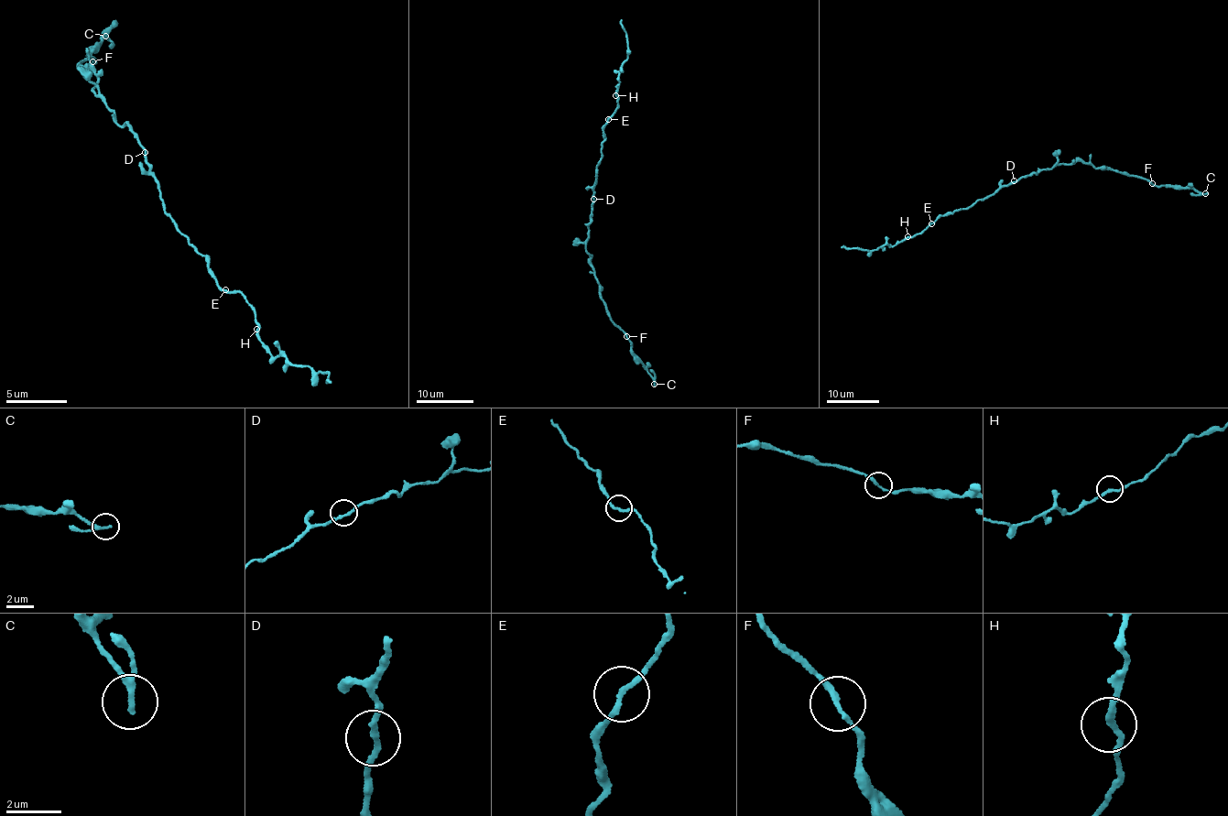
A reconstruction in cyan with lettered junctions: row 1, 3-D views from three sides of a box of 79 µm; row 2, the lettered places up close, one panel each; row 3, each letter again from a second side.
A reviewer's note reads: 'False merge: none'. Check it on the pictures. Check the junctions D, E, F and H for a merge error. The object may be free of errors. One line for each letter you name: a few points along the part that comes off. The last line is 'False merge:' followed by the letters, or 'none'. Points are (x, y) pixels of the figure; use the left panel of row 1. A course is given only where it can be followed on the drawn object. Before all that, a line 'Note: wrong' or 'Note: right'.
Note: wrong
F: Course of the part to remove: (93, 62), (87, 49), (103, 34), (114, 44), (109, 45)
False merge: F

